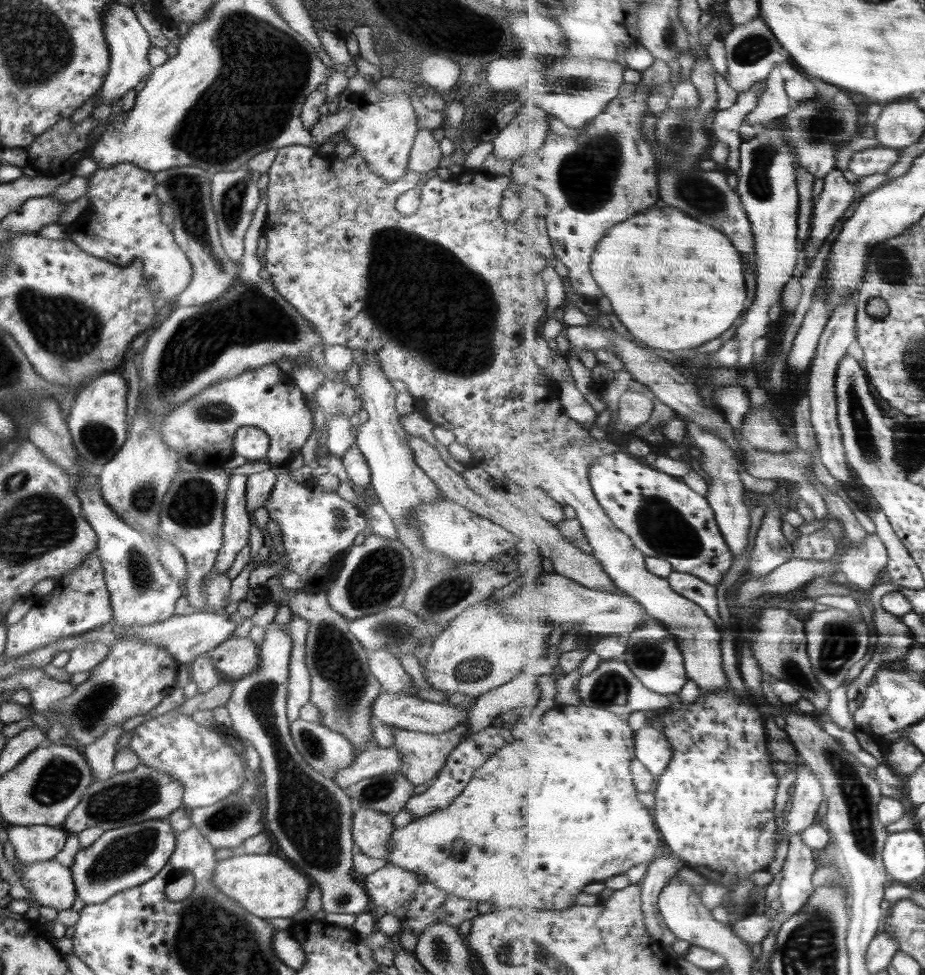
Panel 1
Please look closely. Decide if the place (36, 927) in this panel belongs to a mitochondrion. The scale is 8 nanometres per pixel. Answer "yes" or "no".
no

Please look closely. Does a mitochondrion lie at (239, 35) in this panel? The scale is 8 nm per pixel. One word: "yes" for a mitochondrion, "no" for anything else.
yes

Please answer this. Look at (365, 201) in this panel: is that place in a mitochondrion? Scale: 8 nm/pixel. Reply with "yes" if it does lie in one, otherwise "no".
no

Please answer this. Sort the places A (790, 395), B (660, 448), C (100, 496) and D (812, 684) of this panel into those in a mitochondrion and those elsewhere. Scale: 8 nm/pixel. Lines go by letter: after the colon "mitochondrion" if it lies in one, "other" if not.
A: other
B: other
C: other
D: mitochondrion

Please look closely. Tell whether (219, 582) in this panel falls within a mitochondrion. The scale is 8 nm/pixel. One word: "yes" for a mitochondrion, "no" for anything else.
no

